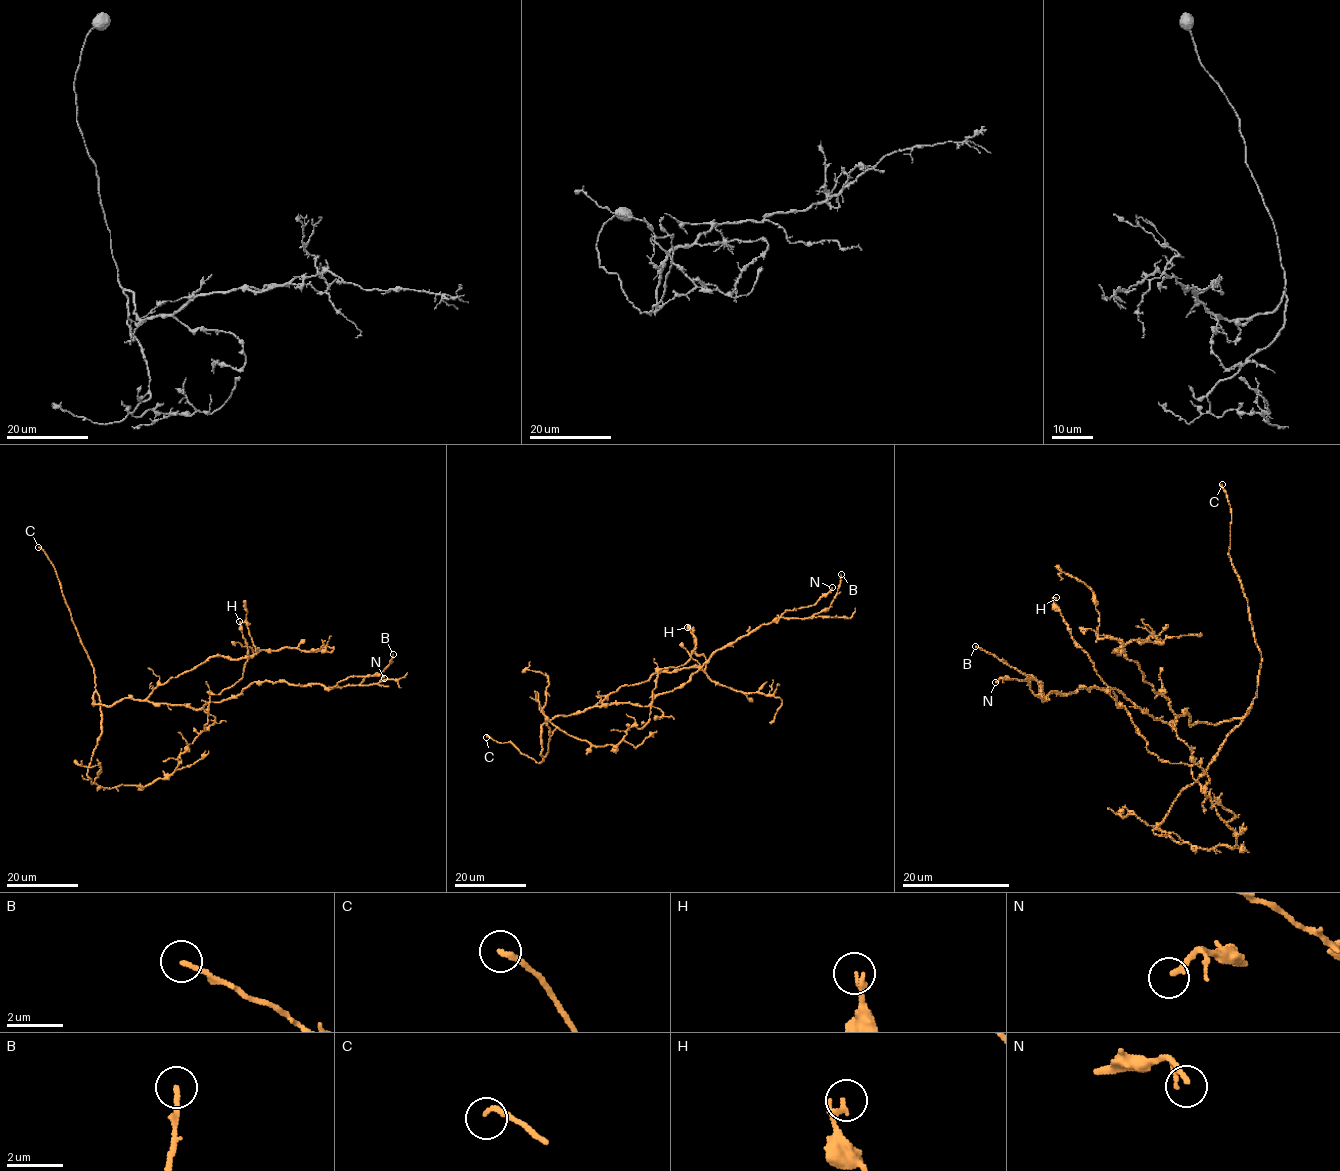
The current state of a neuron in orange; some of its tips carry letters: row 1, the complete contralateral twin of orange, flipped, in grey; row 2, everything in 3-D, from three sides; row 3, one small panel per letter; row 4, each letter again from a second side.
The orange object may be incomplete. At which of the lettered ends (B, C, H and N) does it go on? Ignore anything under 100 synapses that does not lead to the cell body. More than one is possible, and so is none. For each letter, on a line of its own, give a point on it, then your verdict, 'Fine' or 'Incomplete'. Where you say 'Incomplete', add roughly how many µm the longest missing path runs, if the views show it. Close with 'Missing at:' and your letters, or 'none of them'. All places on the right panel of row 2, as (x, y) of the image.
B: Place: (975, 646). Fine
C: Place: (1222, 484). Incomplete. Missing length about 25 µm
H: Place: (1056, 597). Fine
N: Place: (995, 682). Fine
Missing at: C

